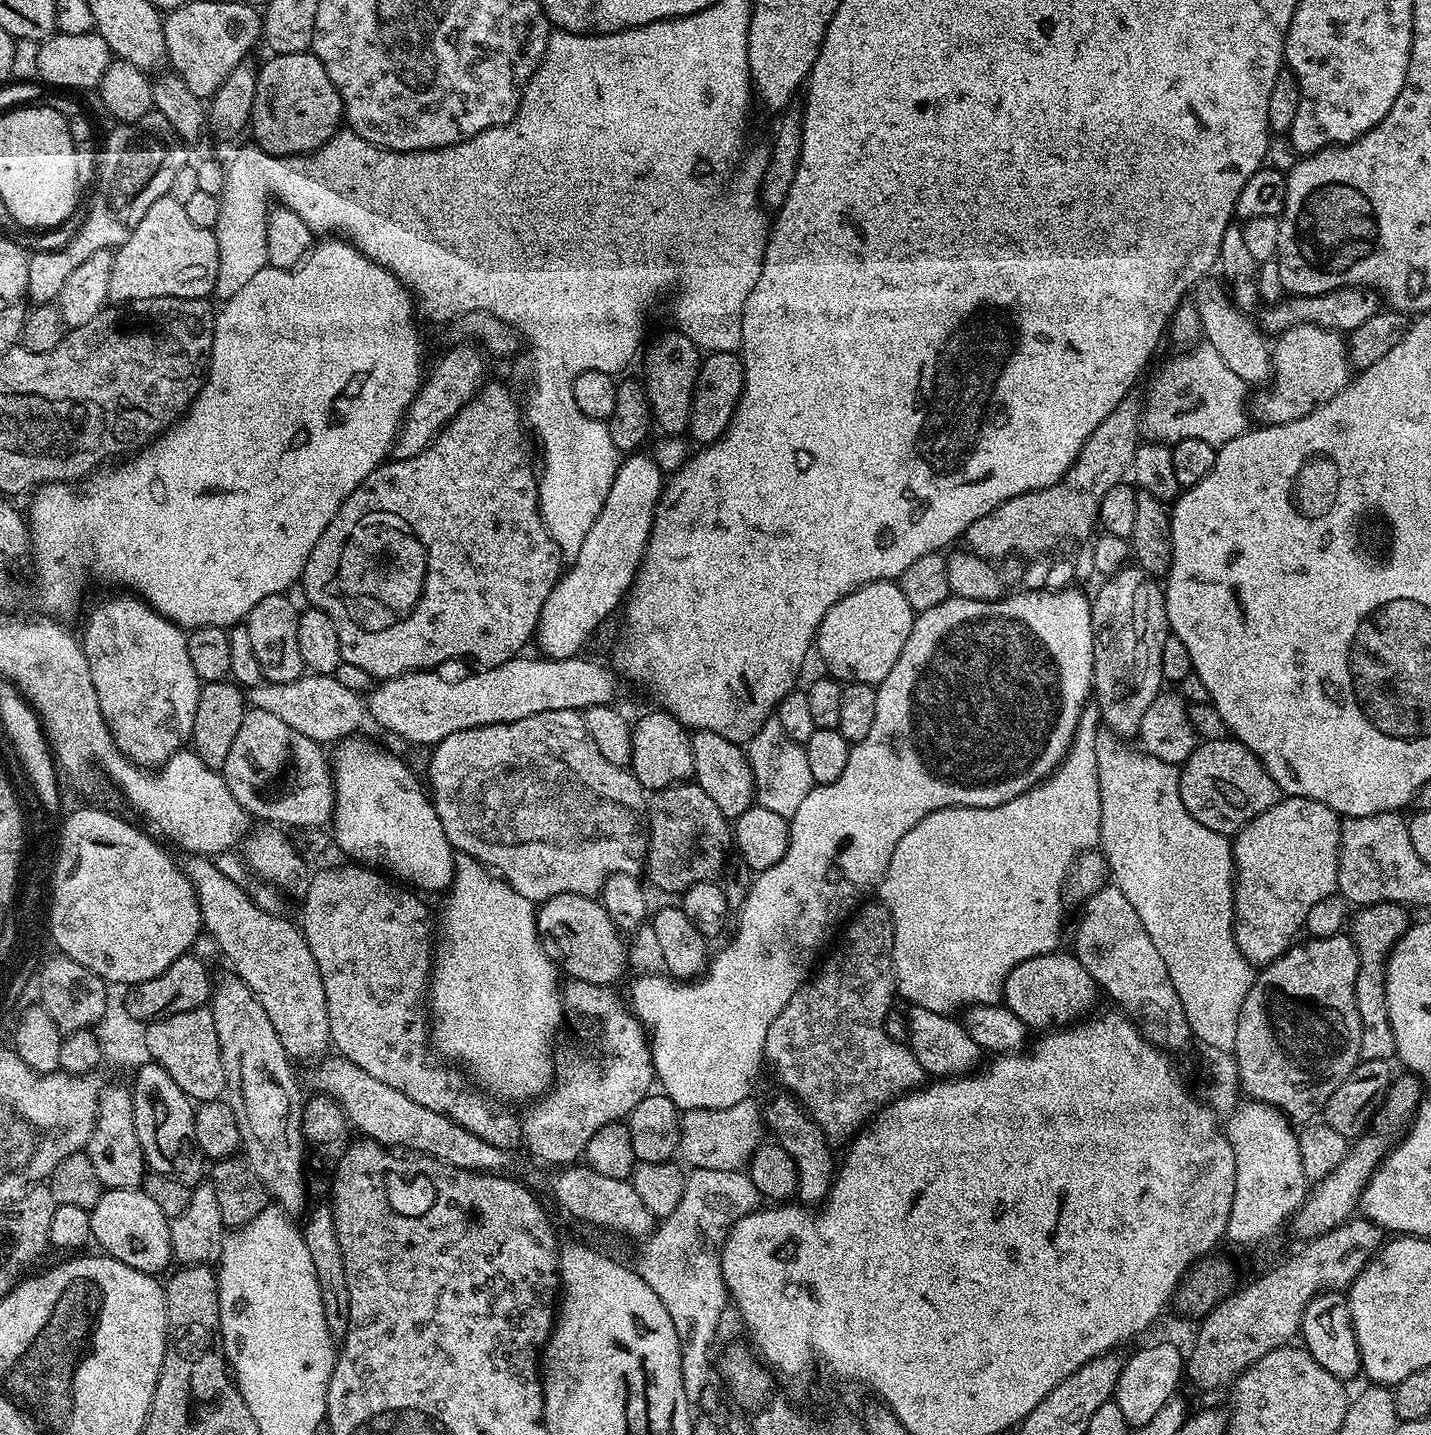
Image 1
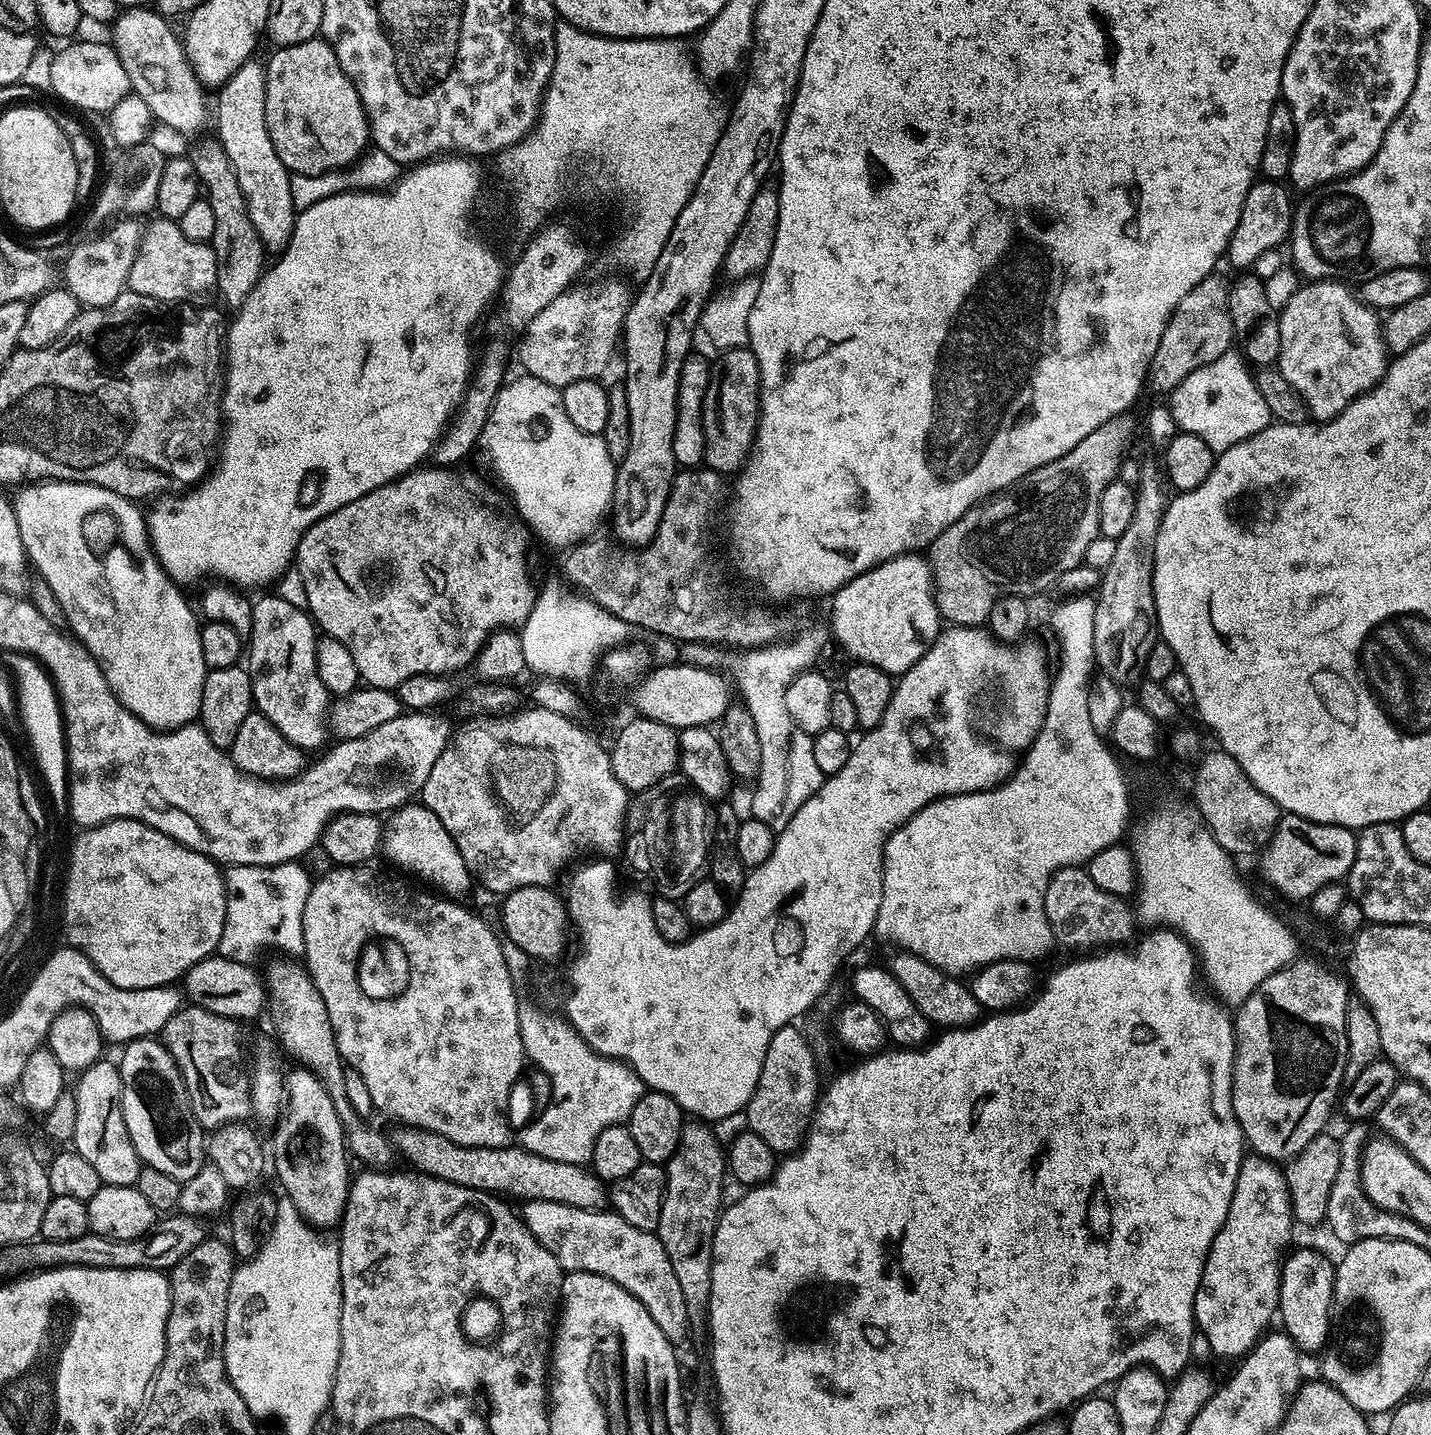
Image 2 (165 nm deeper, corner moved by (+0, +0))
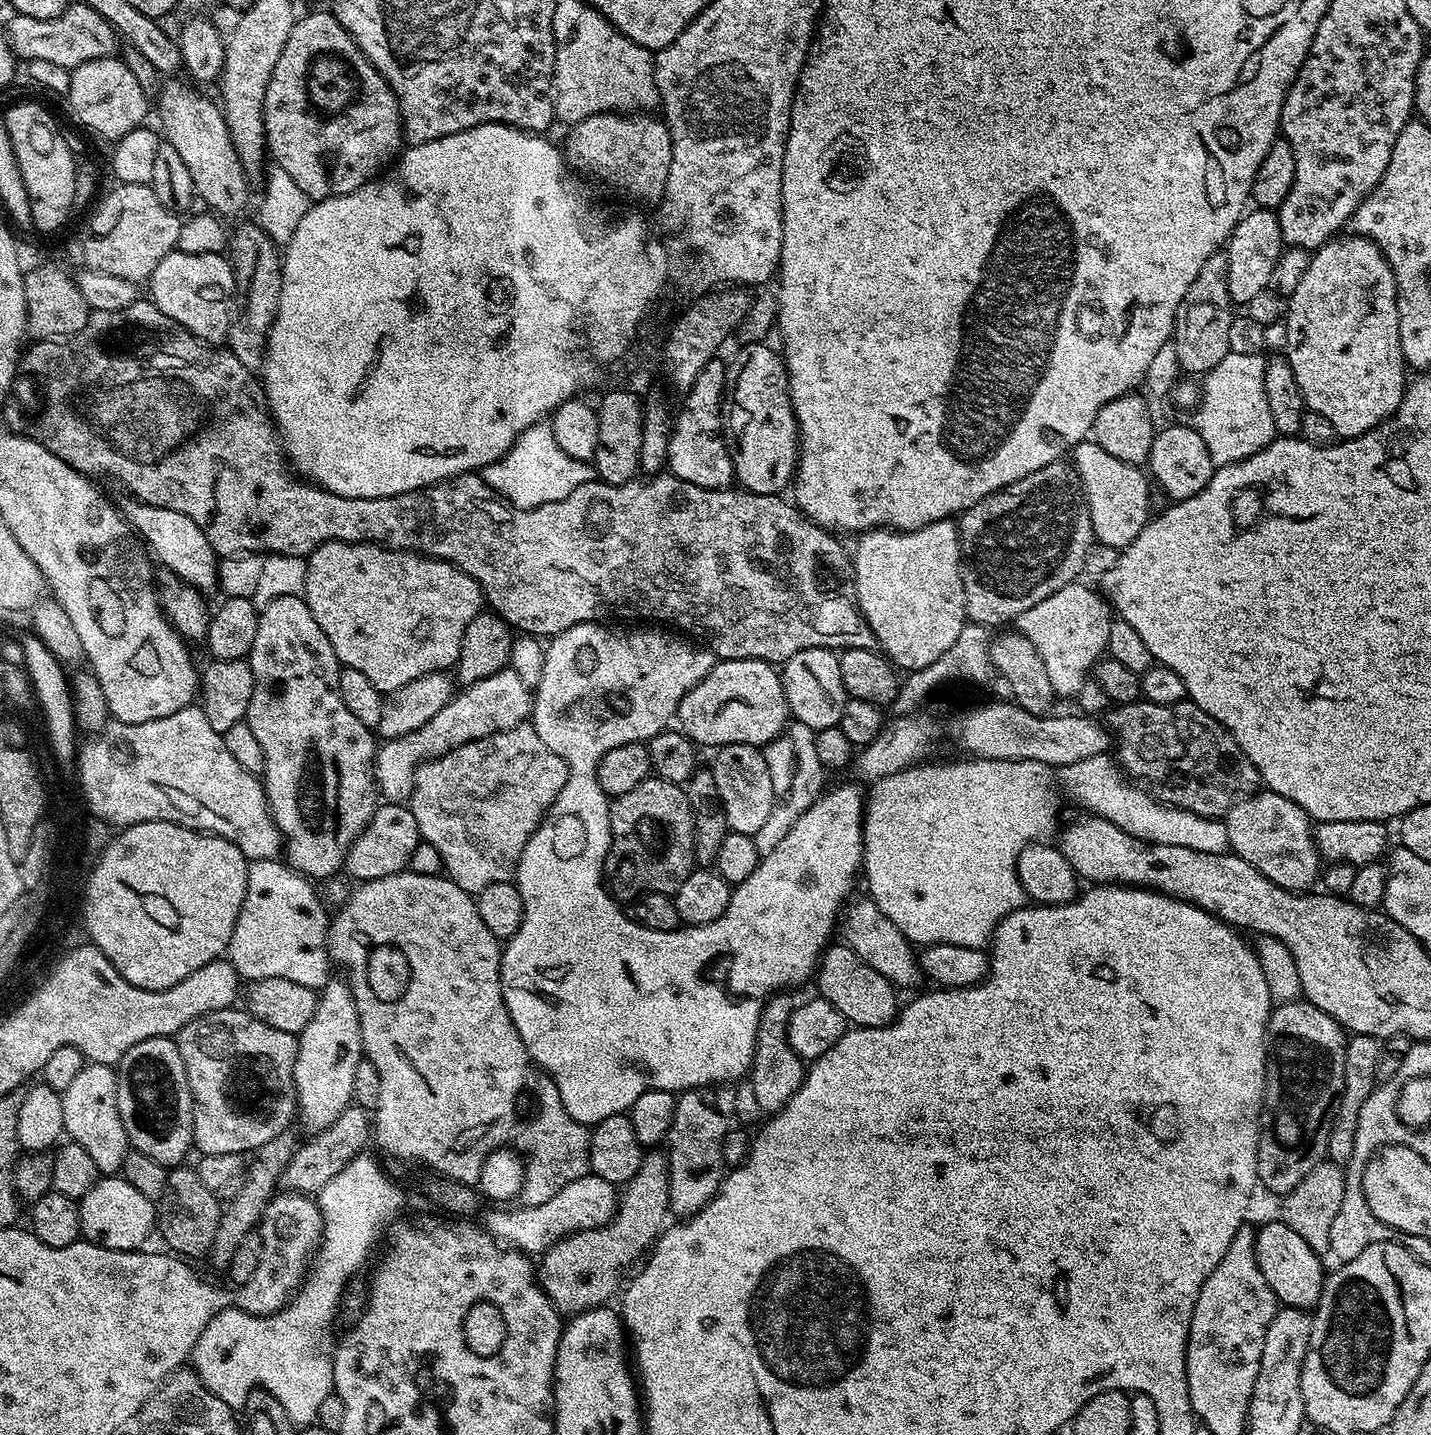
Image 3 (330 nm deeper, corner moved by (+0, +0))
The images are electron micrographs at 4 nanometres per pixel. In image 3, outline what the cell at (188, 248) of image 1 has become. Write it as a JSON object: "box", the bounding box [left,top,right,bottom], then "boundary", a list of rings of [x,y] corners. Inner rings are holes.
{"box":[146,250,236,346],"boundary":[[[173,250],[154,266],[146,281],[152,291],[151,303],[166,318],[174,318],[191,336],[213,346],[220,346],[228,338],[230,305],[236,290],[236,274],[229,257],[221,253],[184,253]]]}

